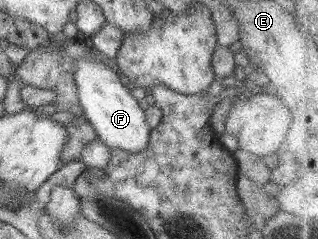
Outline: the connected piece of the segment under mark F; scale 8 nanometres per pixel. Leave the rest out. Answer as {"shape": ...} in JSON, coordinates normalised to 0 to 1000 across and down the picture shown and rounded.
{"shape":[[[305,243],[233,247],[233,351],[245,377],[245,435],[264,469],[277,519],[302,577],[343,628],[371,619],[403,644],[425,644],[459,615],[472,536],[459,519],[456,464],[434,448],[434,431],[409,381],[321,255]]]}

